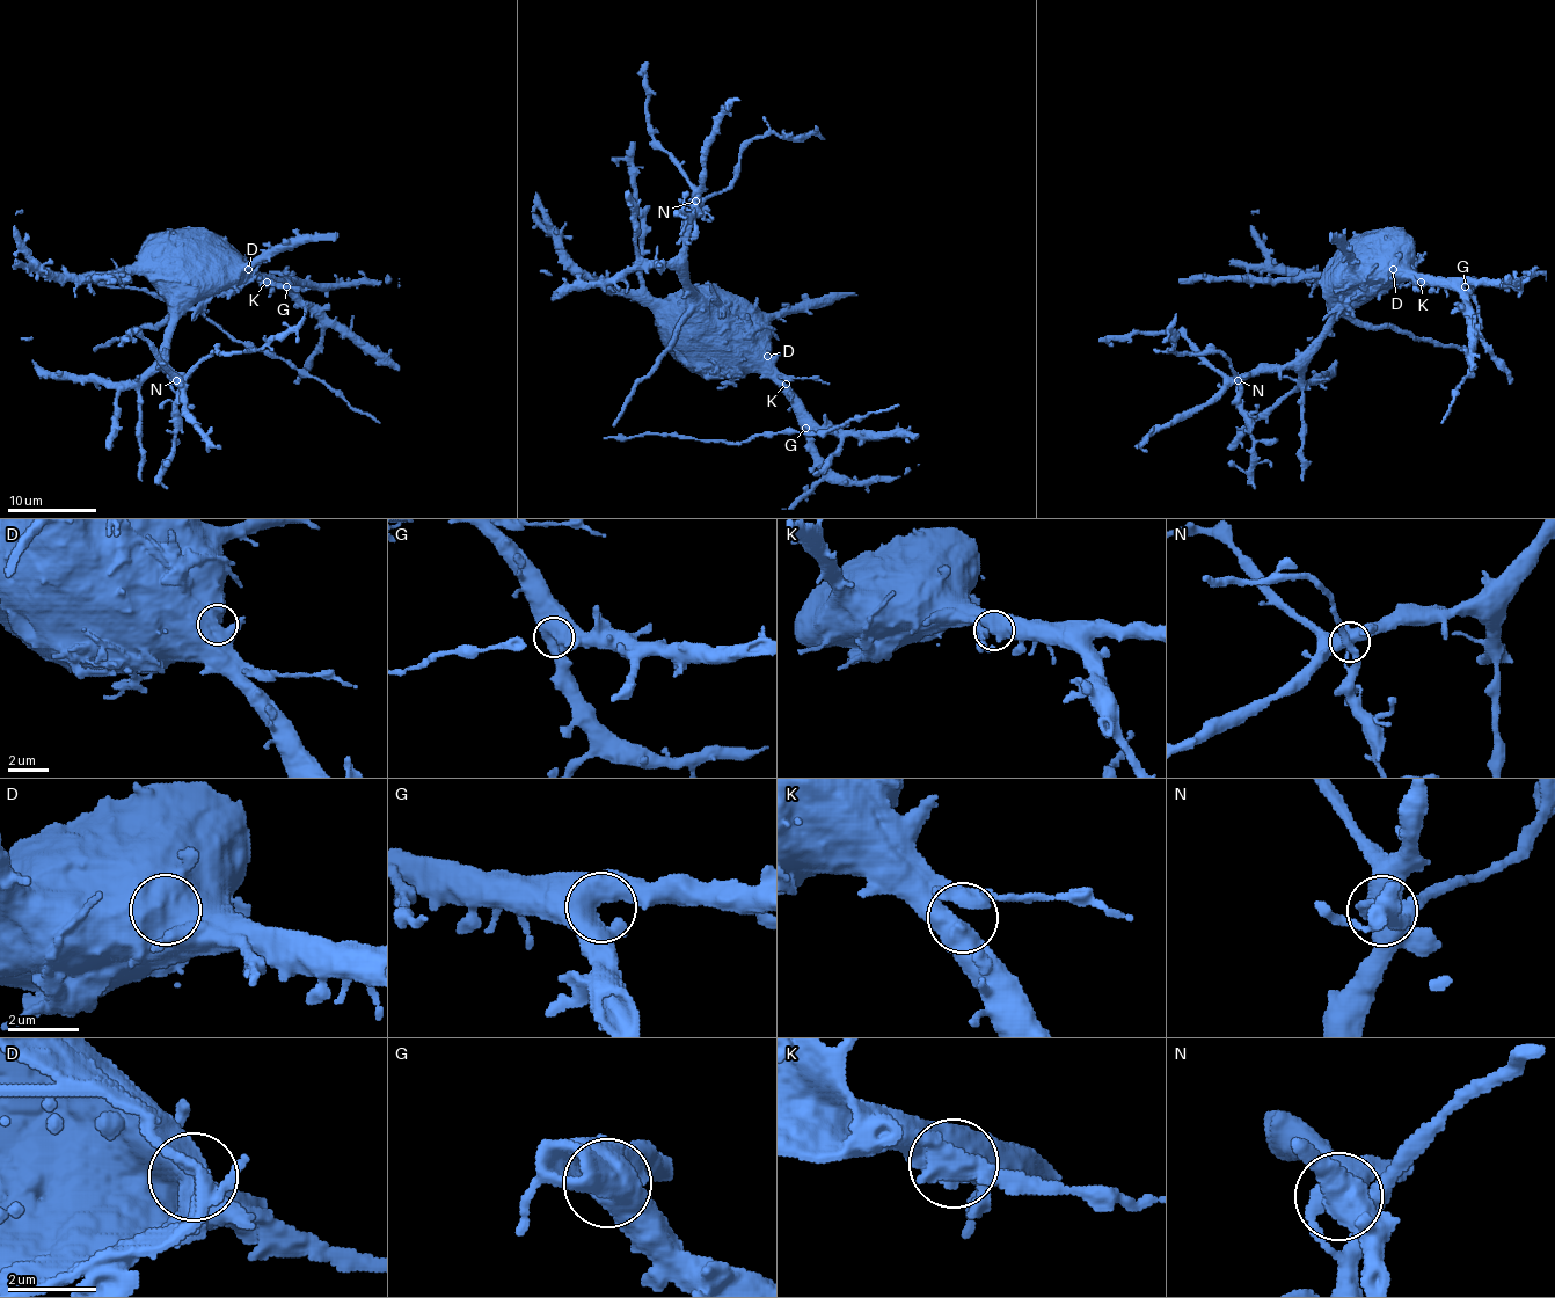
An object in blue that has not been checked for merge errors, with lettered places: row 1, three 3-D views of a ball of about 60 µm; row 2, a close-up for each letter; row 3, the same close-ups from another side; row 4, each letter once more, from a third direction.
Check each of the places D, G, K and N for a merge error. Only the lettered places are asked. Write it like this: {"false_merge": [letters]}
{"false_merge": ["N"]}

